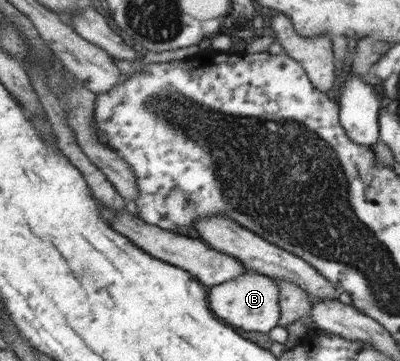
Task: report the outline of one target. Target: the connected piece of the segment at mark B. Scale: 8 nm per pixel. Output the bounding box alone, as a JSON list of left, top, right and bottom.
[207,272,280,334]

